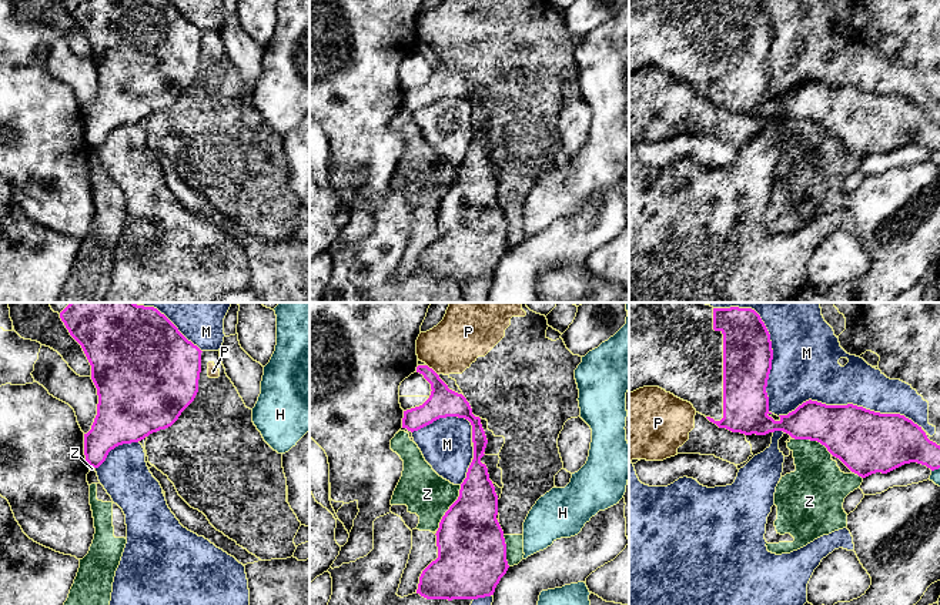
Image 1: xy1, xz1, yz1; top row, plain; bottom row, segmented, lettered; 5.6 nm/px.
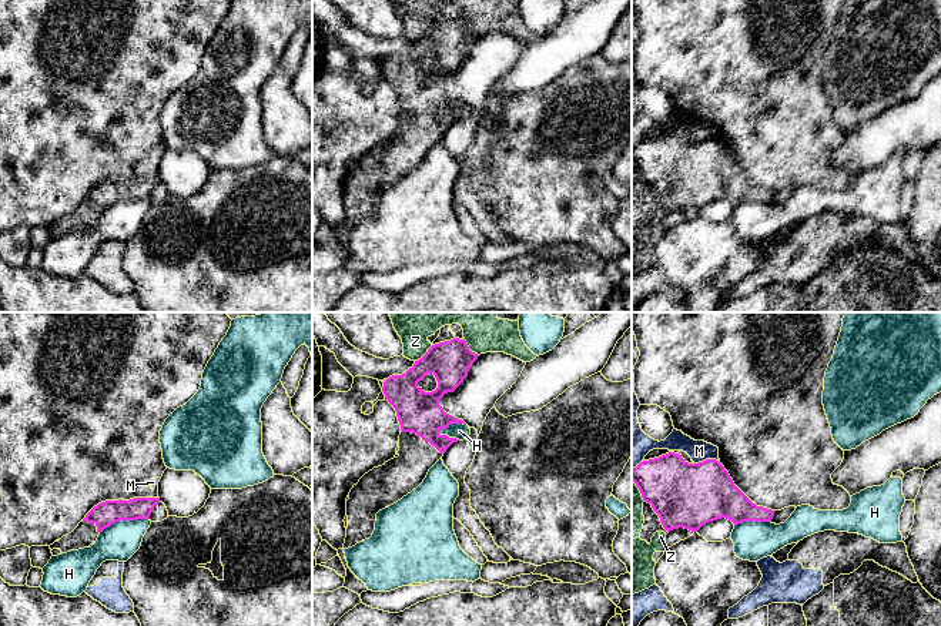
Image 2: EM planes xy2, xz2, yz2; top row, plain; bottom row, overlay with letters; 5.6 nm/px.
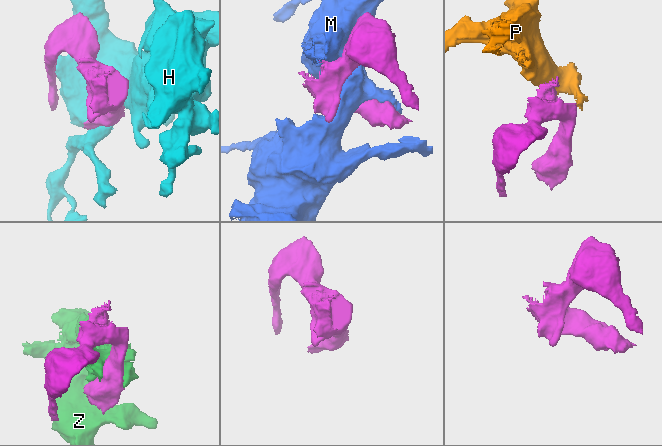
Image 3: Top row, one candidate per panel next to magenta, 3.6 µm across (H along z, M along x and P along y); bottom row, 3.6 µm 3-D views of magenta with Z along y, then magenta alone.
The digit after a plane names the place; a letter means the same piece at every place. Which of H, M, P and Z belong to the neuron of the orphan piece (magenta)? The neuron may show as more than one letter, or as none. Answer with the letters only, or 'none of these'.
none of these

